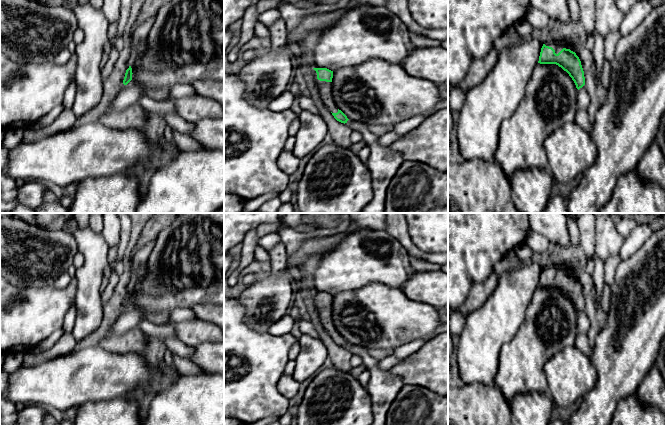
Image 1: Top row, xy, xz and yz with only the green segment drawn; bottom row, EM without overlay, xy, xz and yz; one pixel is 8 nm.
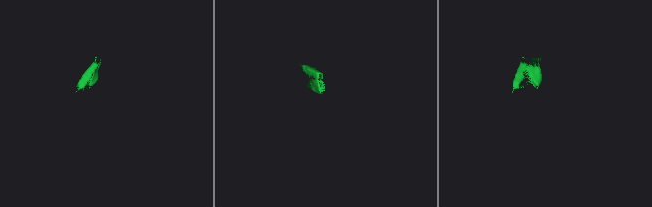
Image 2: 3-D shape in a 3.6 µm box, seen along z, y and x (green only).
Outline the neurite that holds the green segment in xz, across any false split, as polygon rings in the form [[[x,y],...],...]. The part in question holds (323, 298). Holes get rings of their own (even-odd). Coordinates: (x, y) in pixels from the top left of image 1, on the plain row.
[[[312,292],[314,304],[318,312],[323,328],[330,334],[334,342],[341,346],[347,347],[347,340],[337,332],[332,320],[332,302],[333,295],[327,292]]]

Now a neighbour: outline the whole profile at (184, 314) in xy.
[[[184,307],[184,308],[176,308],[170,313],[170,320],[173,322],[185,322],[197,319],[192,308]]]

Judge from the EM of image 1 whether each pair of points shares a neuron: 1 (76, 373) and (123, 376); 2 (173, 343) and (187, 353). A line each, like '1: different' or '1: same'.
1: same
2: same

